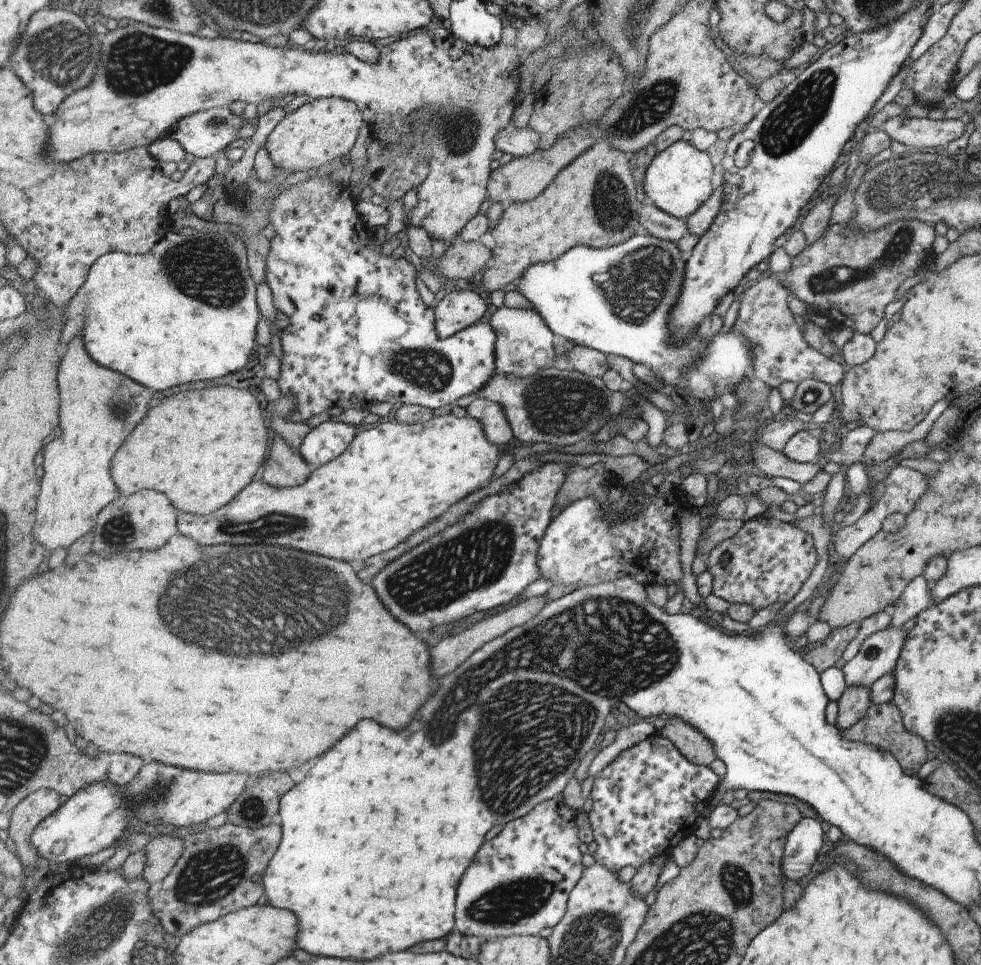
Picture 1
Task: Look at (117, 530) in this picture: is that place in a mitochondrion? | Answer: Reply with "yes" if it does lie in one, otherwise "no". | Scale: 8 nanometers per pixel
yes

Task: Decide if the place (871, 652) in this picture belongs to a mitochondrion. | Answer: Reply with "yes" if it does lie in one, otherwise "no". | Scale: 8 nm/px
no

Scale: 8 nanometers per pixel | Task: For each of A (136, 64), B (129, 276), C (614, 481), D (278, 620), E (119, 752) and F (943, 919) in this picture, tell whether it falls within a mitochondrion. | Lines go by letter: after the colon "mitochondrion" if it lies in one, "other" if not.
A: mitochondrion
B: other
C: other
D: mitochondrion
E: other
F: mitochondrion

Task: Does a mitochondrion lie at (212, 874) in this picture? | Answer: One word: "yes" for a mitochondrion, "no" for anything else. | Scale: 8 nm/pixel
yes

